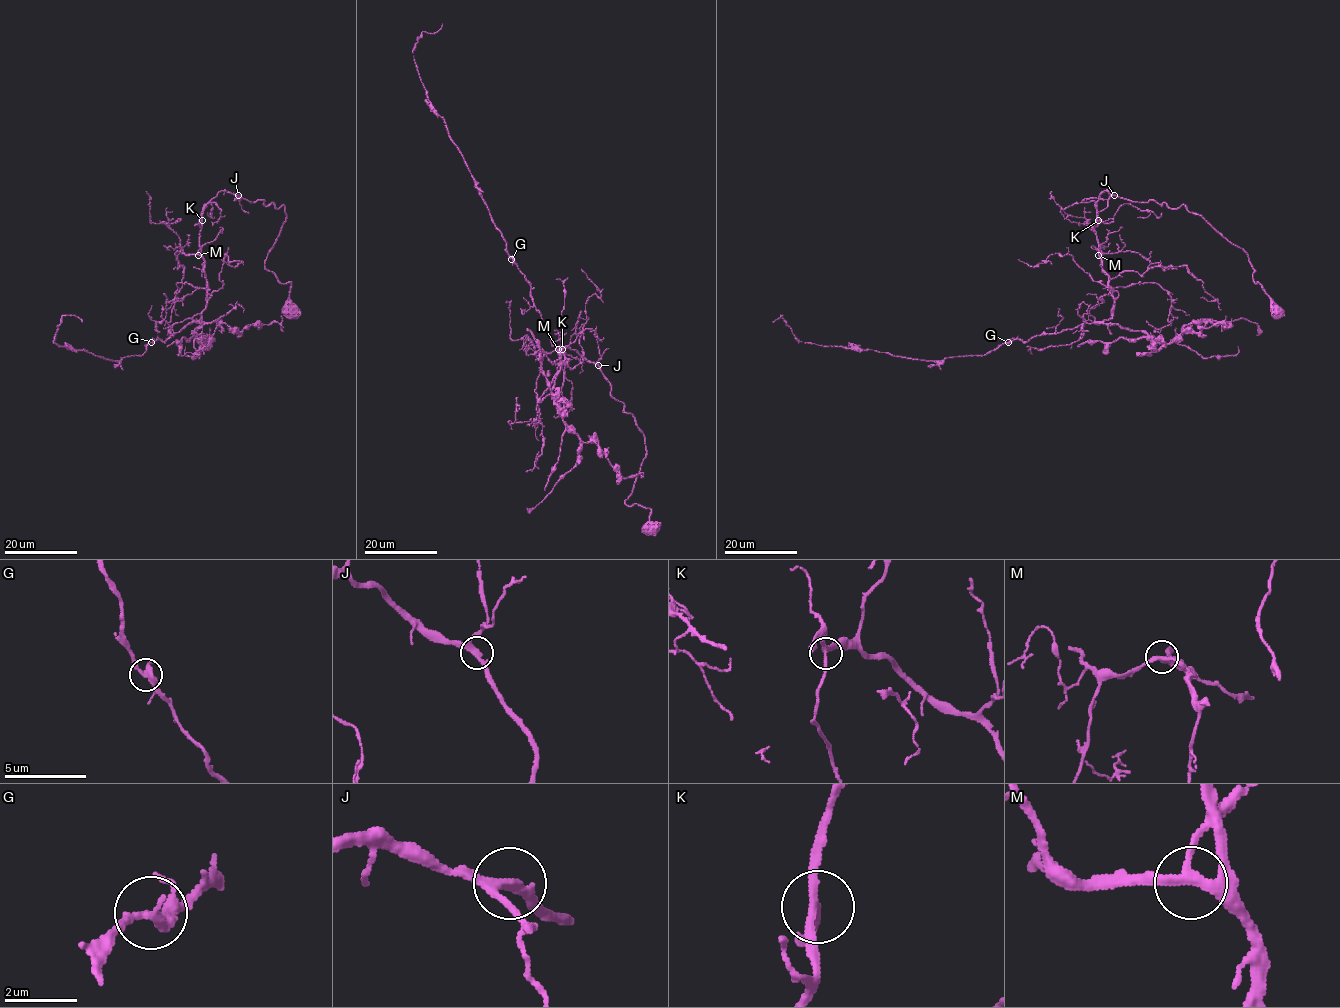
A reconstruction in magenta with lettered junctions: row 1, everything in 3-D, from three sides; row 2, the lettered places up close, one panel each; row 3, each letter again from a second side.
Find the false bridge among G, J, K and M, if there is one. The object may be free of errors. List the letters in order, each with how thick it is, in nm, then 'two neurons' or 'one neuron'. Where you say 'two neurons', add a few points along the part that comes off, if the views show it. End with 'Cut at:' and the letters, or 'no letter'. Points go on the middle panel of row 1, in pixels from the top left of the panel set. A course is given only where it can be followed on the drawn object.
G: calibre 300 nm; one neuron
J: calibre 240 nm; one neuron
K: calibre 220 nm; one neuron
M: calibre 240 nm; one neuron
Cut at: no letter

